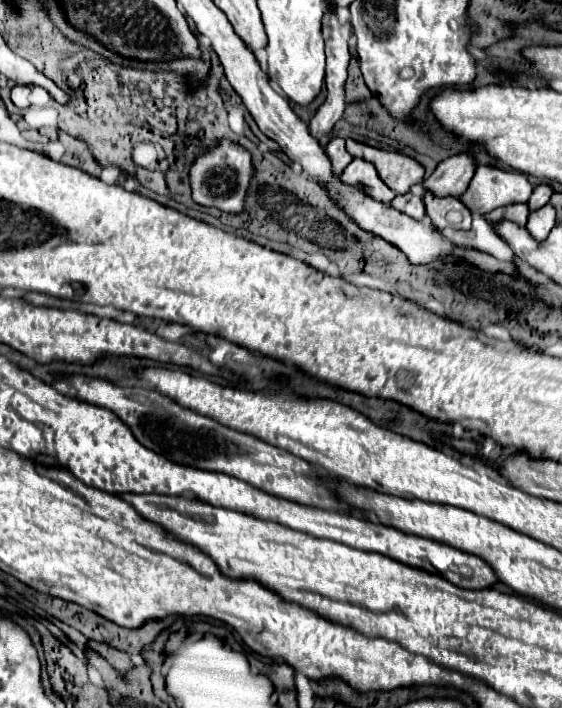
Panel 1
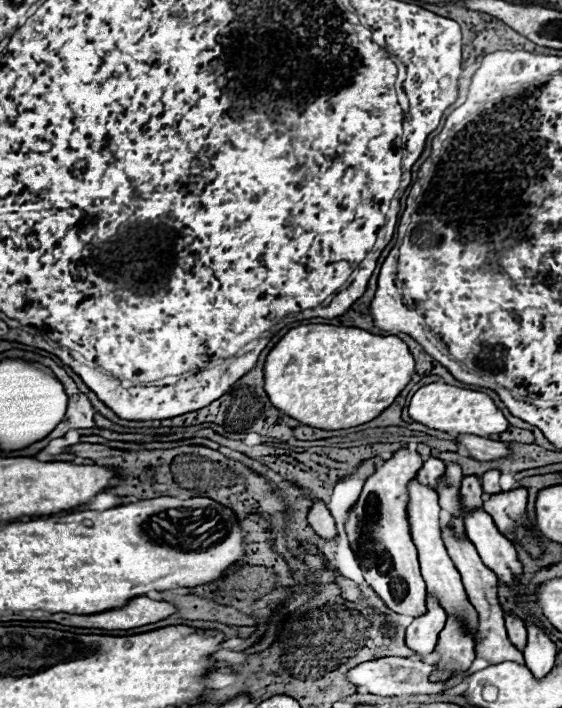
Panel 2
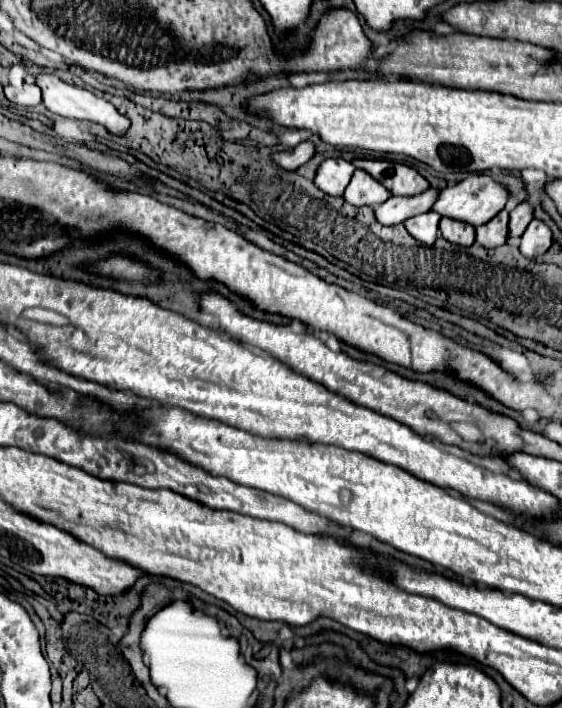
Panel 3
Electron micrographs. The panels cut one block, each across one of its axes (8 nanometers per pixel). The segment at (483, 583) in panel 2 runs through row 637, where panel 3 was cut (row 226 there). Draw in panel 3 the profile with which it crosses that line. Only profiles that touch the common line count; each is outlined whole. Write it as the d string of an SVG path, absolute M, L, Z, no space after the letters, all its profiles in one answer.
M498 212L490 222L476 228L476 242L480 242L484 248L496 248L502 246L508 238L508 212Z

